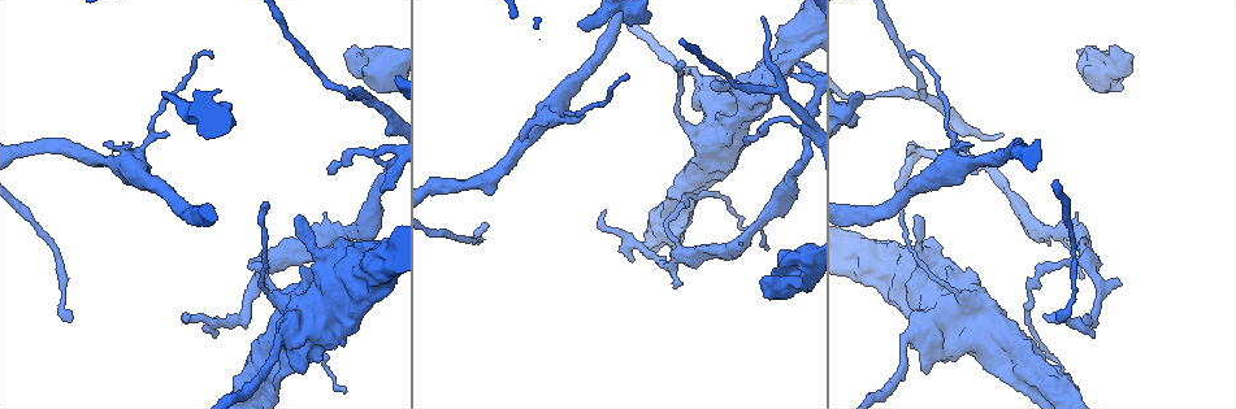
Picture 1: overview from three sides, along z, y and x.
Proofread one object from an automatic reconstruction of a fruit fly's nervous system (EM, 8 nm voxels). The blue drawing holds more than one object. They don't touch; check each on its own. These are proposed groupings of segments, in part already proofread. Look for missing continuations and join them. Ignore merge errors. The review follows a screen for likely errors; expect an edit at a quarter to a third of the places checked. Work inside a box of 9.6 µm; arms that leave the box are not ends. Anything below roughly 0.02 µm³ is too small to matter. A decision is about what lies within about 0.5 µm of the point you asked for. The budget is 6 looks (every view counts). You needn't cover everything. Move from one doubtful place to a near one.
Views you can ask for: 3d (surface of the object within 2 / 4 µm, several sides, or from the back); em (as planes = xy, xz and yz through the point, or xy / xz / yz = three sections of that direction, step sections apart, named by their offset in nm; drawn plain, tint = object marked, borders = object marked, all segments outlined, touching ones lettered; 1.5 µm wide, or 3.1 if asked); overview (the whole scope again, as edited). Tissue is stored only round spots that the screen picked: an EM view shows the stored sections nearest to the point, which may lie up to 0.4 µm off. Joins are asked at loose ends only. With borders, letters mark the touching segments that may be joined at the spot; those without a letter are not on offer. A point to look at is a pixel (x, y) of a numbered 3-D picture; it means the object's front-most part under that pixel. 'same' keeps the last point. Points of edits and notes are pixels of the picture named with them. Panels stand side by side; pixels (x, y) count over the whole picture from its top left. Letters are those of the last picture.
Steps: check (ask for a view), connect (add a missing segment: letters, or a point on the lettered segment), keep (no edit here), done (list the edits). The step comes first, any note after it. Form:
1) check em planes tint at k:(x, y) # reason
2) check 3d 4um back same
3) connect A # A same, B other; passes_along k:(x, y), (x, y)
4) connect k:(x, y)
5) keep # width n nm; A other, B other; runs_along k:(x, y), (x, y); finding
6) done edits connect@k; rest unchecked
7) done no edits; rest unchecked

check em planes plain at 1:(795, 255) # thick end

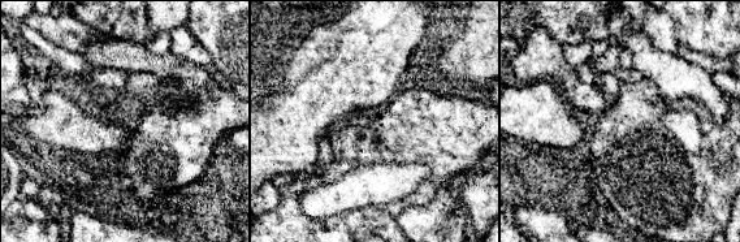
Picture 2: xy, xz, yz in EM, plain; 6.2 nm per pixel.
check em planes borders same

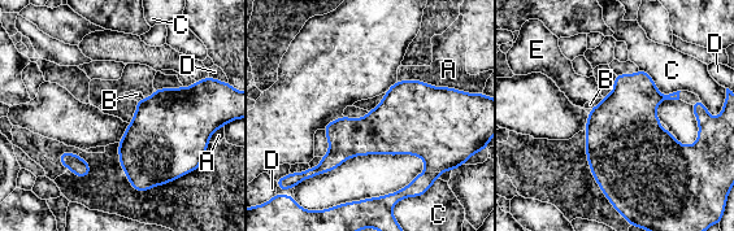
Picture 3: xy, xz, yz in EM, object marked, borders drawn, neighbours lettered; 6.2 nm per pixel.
keep # A other, B other, C other, D other, E other; border 3:(602, 99), (590, 108); no lettered segment goes on from it

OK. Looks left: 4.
check 3d 2um at 1:(1081, 276) # tapers out

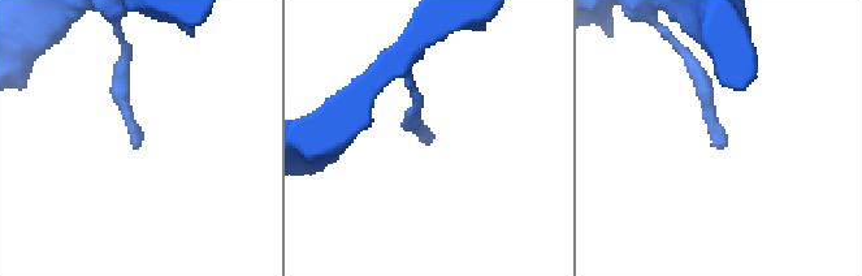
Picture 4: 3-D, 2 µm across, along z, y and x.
check em planes tint at 4:(432, 138) # need the tissue

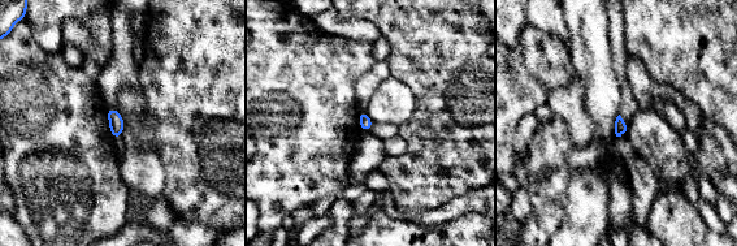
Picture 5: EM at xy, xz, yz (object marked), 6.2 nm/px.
check em planes borders same # see the neighbours

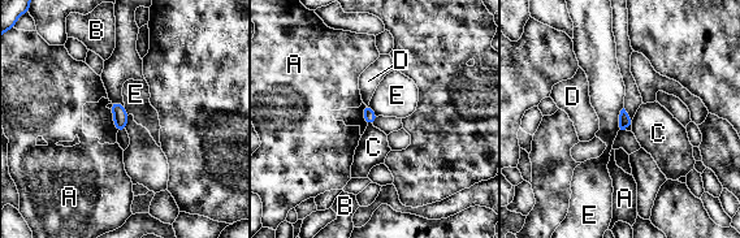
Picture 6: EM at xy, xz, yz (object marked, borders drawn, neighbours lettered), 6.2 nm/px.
keep # width 80 nm; A other, B other, C other, D other, E other; border 6:(623, 107), (619, 115), (619, 129); none of them fits

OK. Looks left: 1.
done no edits; rest unchecked

